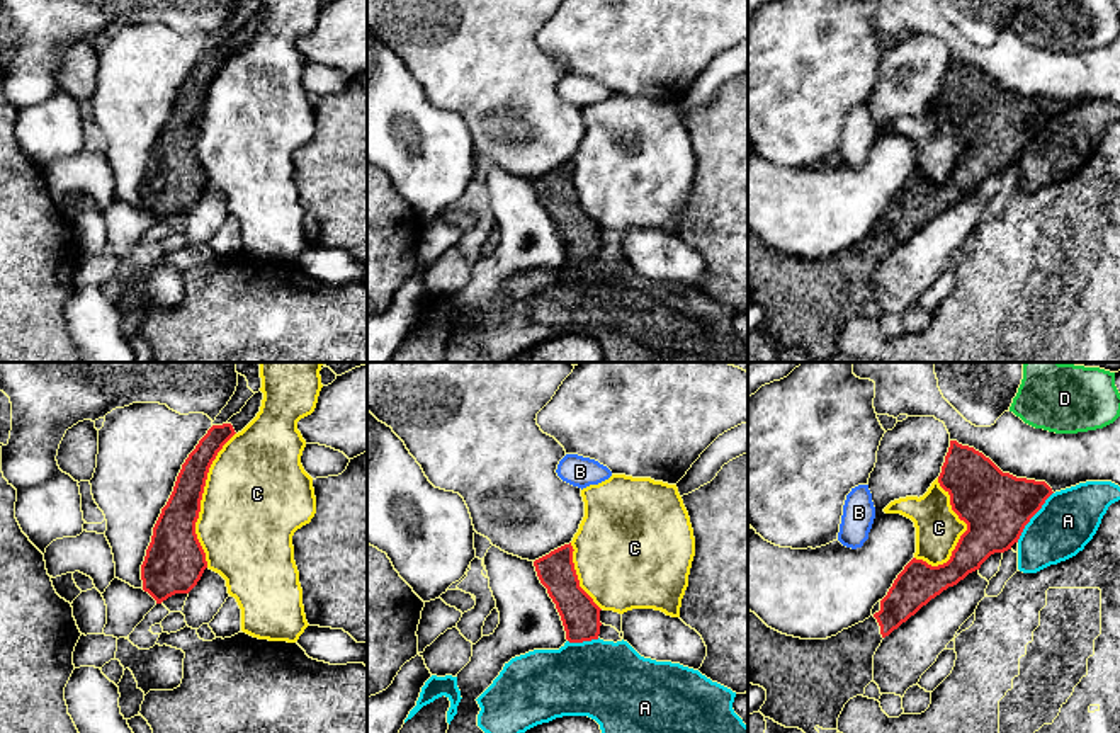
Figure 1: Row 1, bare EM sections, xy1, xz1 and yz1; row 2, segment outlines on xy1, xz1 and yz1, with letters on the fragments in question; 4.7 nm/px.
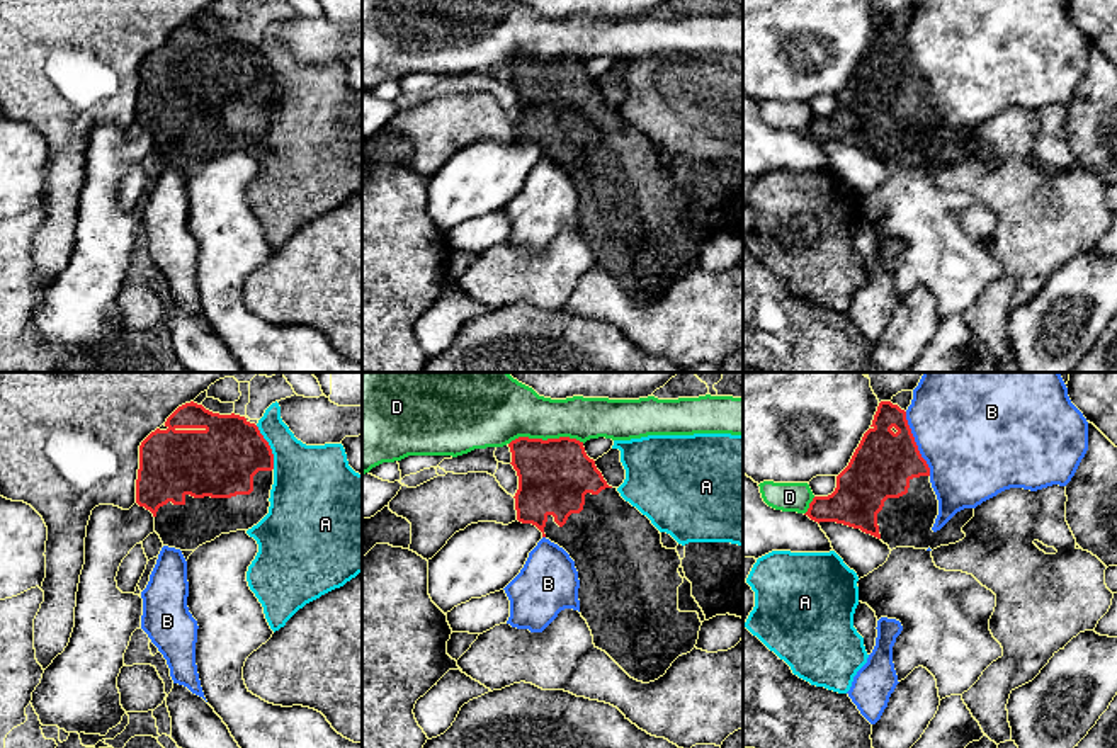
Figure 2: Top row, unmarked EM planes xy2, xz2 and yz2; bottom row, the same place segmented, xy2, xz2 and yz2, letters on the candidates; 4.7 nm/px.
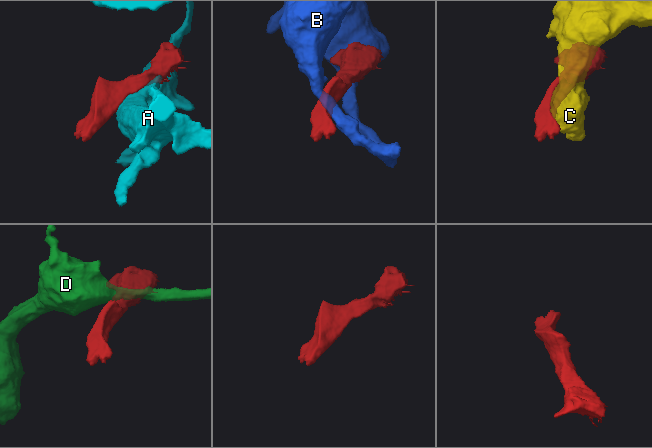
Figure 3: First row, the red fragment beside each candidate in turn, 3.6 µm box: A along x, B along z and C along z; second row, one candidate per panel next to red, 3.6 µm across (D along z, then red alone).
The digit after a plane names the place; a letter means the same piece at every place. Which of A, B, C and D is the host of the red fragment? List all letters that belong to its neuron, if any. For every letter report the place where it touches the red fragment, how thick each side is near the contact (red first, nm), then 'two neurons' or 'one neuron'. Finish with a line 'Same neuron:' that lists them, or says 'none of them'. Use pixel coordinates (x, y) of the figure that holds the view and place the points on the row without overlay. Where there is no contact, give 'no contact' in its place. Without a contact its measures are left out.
A: meets red in yz1 at (1032, 135); 320 nm thick on the red side, 280 nm on the other; two neurons
B: meets red in yz2 at (915, 63); 300 nm thick on the red side, 480 nm on the other; two neurons
C: meets red in xy1 at (201, 118); 220 nm thick on the red side, 480 nm on the other; two neurons
D: meets red in xz2 at (548, 58); 340 nm thick on the red side, 280 nm on the other; two neurons
Same neuron: none of them

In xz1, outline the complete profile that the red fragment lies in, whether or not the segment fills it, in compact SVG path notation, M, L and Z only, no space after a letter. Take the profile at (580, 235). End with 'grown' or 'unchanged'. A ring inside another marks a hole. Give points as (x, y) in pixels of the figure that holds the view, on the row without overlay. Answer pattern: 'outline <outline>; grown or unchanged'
outline M571 162L564 163L535 179L534 185L540 202L547 207L549 216L556 223L566 259L569 262L583 262L598 259L602 228L580 206L573 170Z; unchanged

